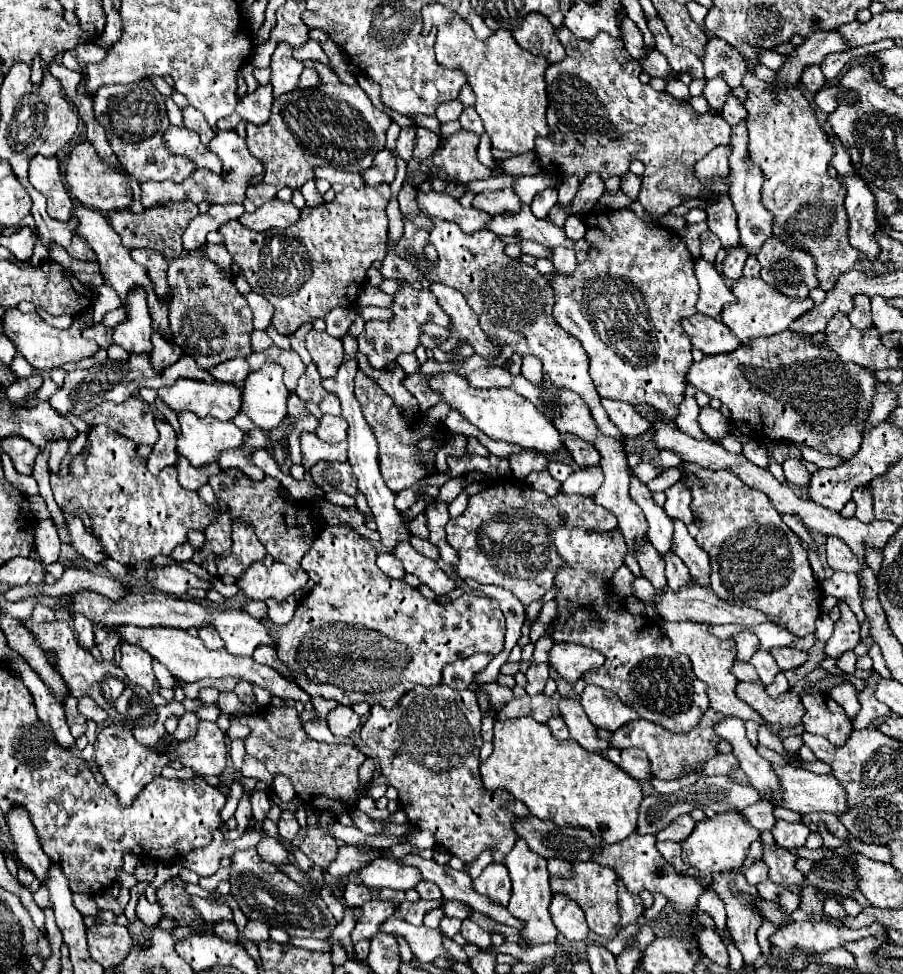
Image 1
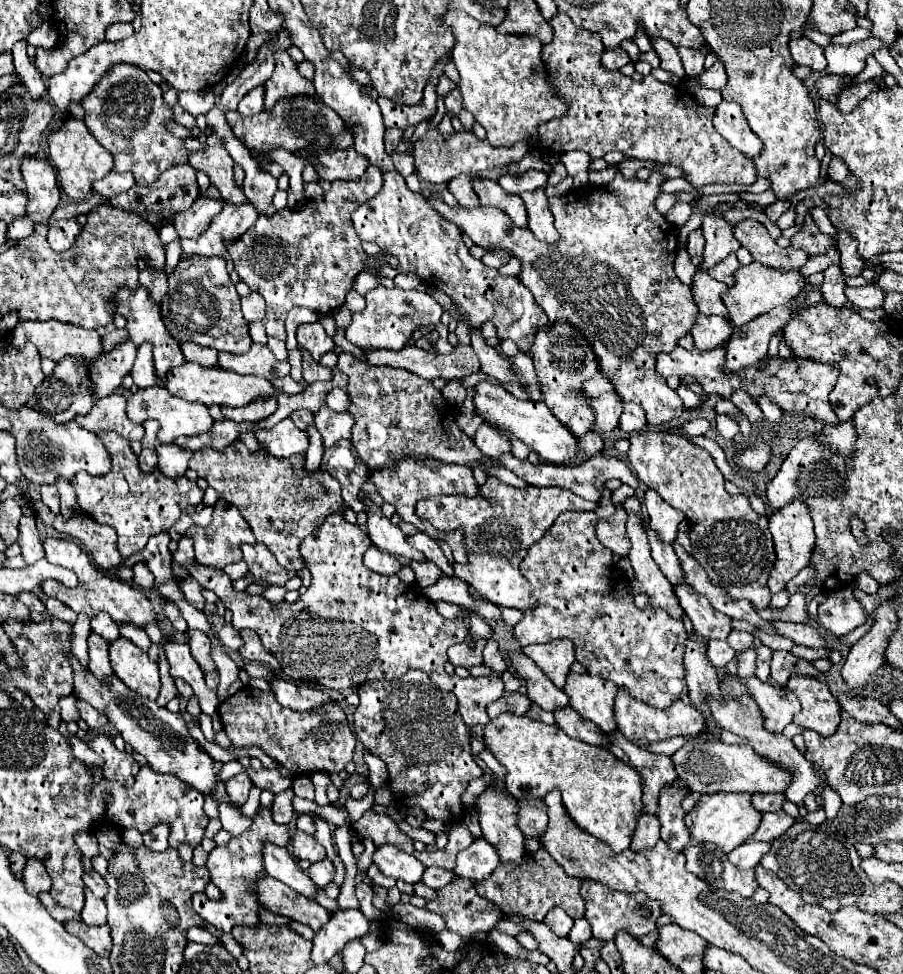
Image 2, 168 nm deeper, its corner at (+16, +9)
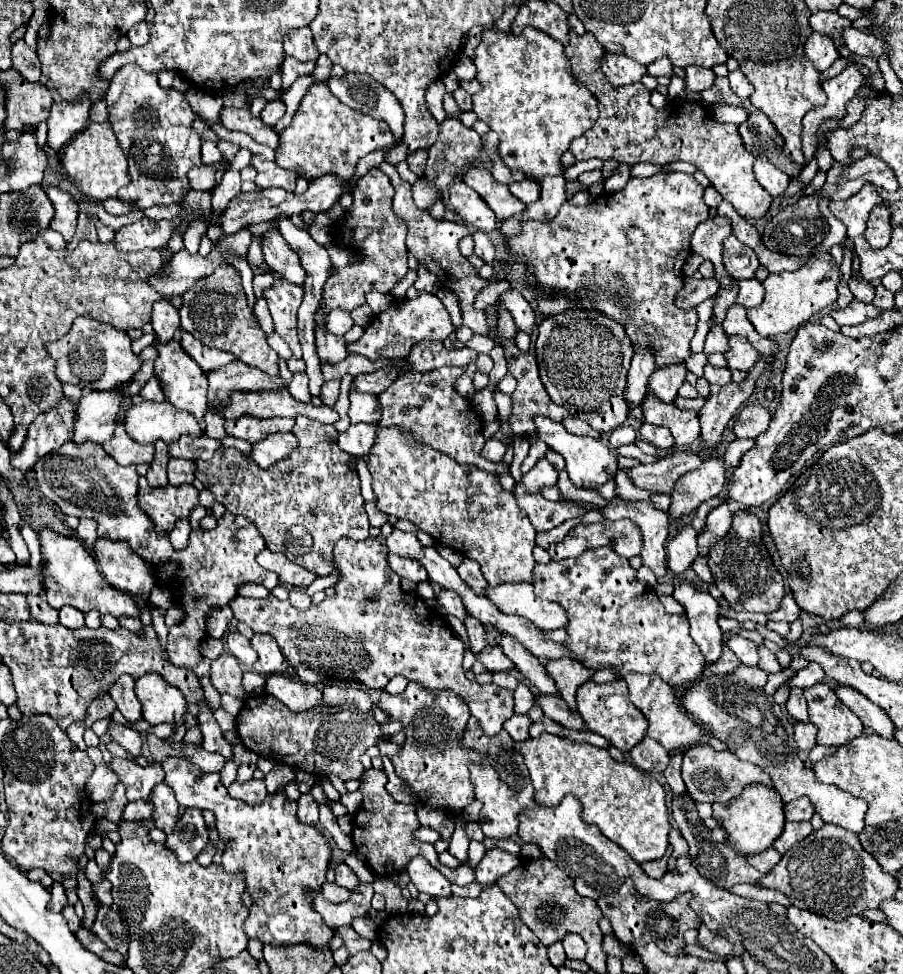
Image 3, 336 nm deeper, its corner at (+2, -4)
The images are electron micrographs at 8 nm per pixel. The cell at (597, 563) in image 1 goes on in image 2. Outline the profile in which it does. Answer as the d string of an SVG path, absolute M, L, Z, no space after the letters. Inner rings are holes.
M562 513L546 531L546 535L534 543L524 561L520 563L522 575L530 583L530 591L536 597L536 605L524 611L524 619L514 627L516 641L526 647L532 639L560 639L568 637L576 645L576 661L586 667L590 675L612 681L616 687L630 693L634 699L668 711L676 701L686 695L686 629L682 621L672 619L666 611L638 609L630 597L630 585L626 577L618 577L612 569L612 553L596 539L596 525L600 517L588 513Z

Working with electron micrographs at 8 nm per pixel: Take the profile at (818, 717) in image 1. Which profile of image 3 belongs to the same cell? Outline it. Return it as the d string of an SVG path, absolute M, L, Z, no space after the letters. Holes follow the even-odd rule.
M820 682L804 690L808 700L810 722L818 728L818 744L822 746L842 746L854 736L860 736L864 726L860 718L844 706L836 692Z

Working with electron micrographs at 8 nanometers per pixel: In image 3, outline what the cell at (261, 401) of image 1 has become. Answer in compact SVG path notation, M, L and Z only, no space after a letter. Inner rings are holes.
M240 416L234 420L226 420L224 428L228 436L246 440L246 442L254 442L254 440L262 440L268 434L274 432L290 432L294 426L294 418L254 418L254 416Z

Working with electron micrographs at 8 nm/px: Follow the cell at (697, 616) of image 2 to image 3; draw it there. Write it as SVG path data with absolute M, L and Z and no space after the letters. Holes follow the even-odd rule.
M732 636L728 640L728 648L738 656L738 660L746 666L758 666L758 650L752 640L746 640L742 636Z

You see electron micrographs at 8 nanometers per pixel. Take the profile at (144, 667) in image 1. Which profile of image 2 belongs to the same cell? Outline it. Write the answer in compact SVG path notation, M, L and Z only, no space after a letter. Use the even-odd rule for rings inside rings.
M118 637L110 643L110 661L114 673L136 693L148 699L156 699L160 691L160 675L158 665L148 659L144 651L140 651L130 639Z

